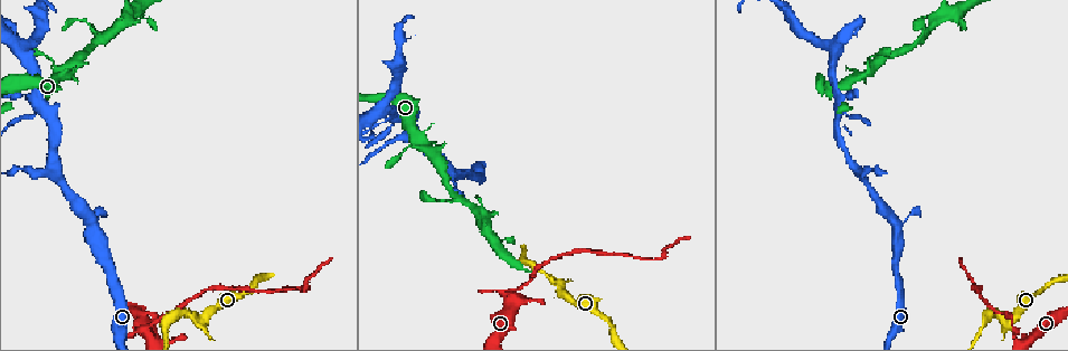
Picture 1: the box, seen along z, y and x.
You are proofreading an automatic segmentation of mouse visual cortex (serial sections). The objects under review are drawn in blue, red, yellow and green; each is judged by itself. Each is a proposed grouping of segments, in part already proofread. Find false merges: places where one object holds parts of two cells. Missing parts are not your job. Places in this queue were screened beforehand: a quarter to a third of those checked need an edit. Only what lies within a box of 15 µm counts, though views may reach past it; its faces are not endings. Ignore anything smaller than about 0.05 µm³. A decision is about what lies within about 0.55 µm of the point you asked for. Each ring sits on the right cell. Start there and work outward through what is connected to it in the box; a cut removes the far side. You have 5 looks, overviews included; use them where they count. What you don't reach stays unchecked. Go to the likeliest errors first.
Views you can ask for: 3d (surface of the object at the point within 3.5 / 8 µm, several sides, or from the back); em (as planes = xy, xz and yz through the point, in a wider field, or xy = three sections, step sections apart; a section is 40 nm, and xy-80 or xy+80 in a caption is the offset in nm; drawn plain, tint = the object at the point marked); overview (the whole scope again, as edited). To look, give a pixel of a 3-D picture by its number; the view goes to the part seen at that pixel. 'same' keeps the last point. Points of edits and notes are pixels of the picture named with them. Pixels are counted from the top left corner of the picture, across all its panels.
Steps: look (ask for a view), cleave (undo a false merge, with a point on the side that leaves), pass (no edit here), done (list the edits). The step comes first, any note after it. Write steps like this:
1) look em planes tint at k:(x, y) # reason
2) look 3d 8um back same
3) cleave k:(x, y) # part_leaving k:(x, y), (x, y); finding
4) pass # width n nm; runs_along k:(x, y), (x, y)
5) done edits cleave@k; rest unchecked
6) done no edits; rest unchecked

look 3d 8um at 1:(1016, 328) # abrupt turn

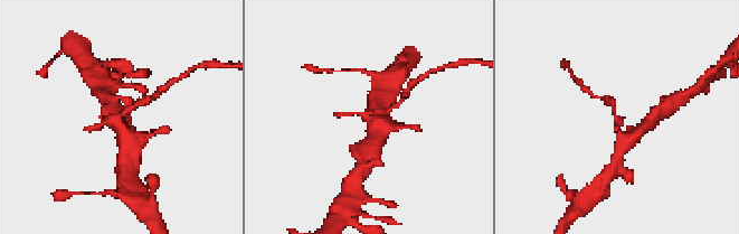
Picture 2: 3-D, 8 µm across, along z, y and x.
look em xy step 2 tint at 2:(365, 118) # now the EM

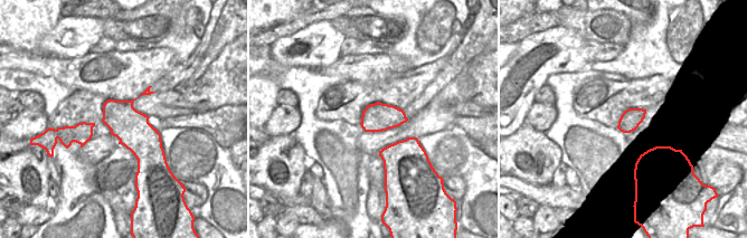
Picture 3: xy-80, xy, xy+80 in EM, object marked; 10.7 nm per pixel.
cleave 2:(612, 102) # part_leaving 2:(618, 122), (614, 103), (604, 97); two cells meet here

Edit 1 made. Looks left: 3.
look overview

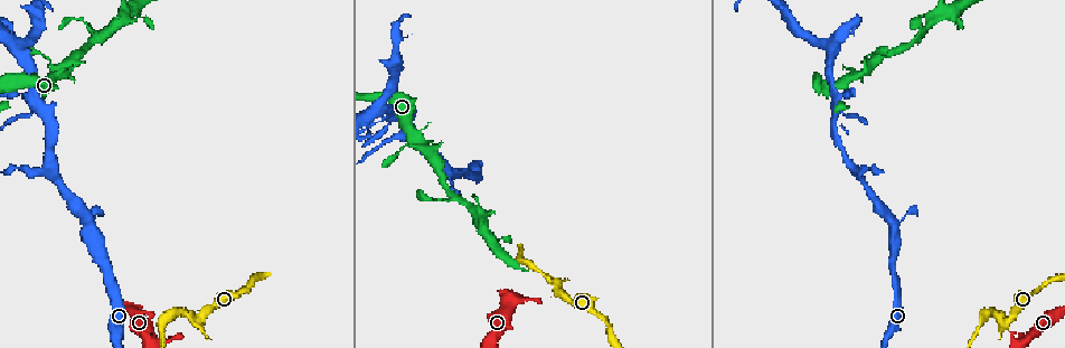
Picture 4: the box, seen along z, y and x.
look 3d 3.5um at 4:(38, 107) # two arms at a narrow angle

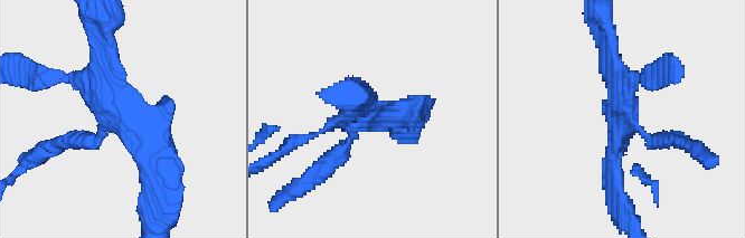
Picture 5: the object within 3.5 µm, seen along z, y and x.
look em xy step 3 tint at 5:(622, 119) # shape alone is not enough

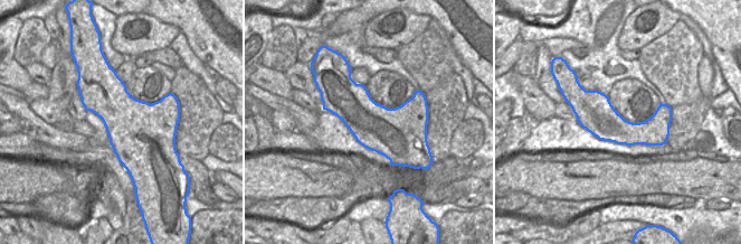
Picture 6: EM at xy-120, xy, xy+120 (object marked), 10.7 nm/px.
pass # runs_along 5:(162, 175), (104, 48); one cell here

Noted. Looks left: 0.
done edits cleave@2; rest unchecked

